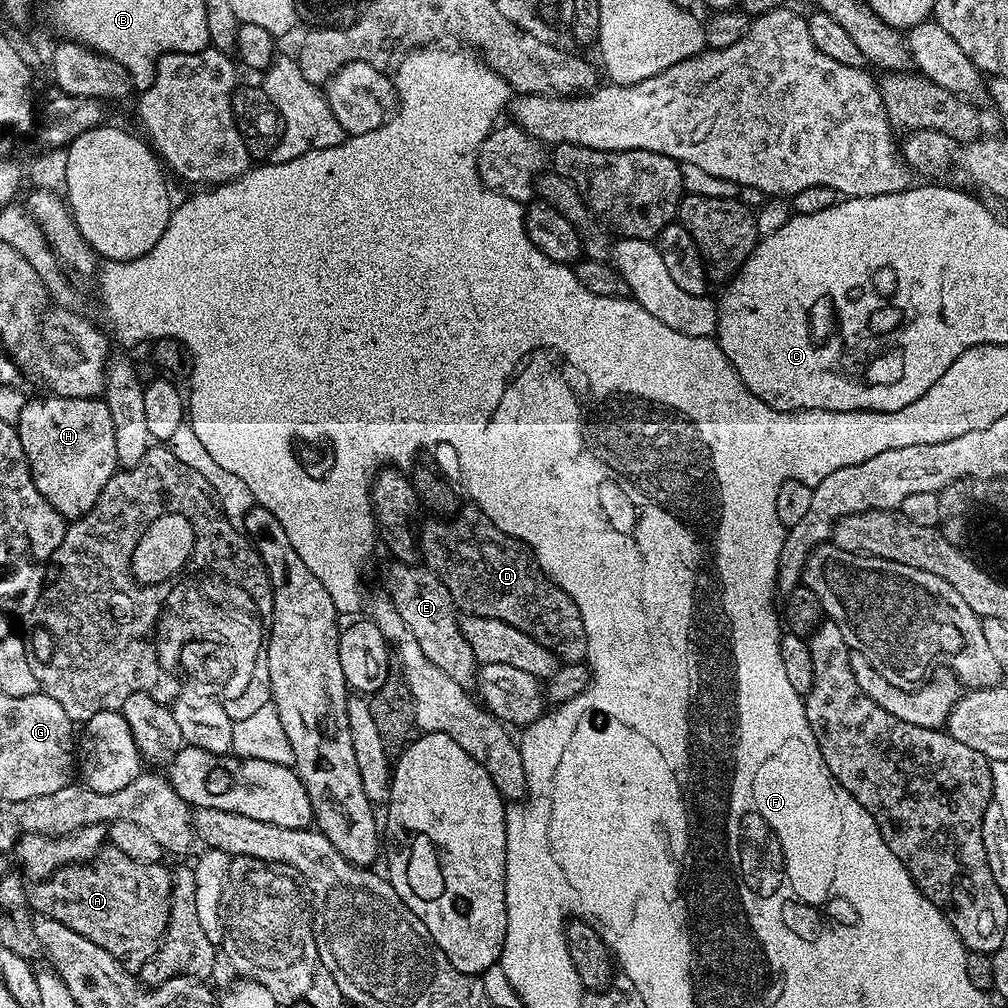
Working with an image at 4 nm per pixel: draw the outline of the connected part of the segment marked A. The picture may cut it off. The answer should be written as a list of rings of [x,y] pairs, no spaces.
[[[105,846],[94,859],[83,864],[68,864],[54,875],[35,881],[27,889],[26,900],[30,908],[32,904],[33,913],[62,922],[62,926],[70,926],[74,934],[82,934],[82,938],[90,938],[94,946],[102,946],[102,950],[106,950],[106,954],[110,954],[123,968],[139,970],[156,953],[168,928],[172,873],[164,867],[163,863],[134,862],[134,858],[126,858],[122,850]]]

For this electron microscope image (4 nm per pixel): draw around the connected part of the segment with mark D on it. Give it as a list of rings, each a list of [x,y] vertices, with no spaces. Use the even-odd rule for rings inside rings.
[[[483,514],[476,516],[457,515],[445,522],[440,518],[432,518],[423,525],[420,533],[420,555],[423,563],[431,568],[446,590],[452,595],[452,602],[461,613],[486,618],[498,618],[498,622],[506,622],[510,626],[518,626],[522,634],[530,634],[534,642],[546,646],[556,655],[556,659],[565,664],[579,664],[587,661],[588,639],[582,622],[582,614],[570,598],[554,583],[550,577],[540,569],[532,549],[521,540],[515,540],[498,530]]]

